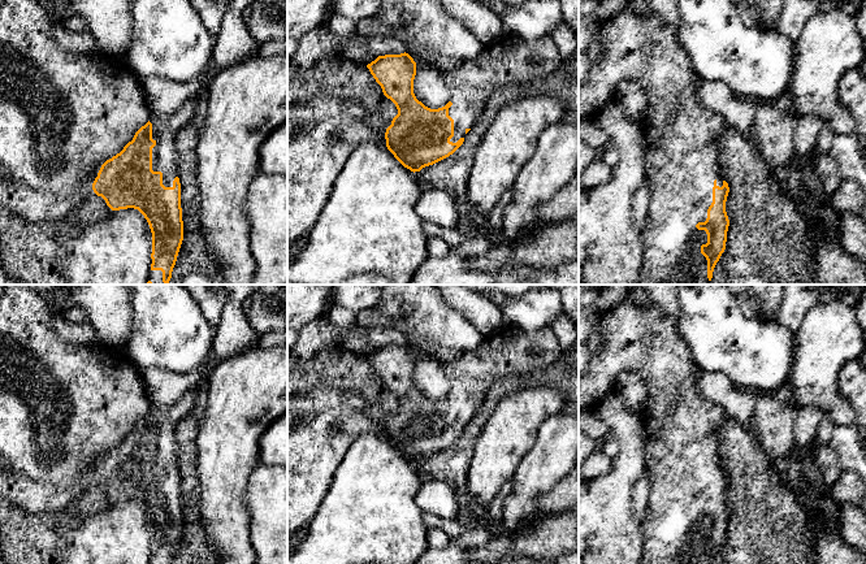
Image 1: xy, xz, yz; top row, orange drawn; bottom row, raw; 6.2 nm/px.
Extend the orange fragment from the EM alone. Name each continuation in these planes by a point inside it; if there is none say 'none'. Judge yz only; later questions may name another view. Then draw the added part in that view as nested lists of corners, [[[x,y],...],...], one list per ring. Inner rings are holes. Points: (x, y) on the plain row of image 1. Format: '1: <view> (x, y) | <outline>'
1: yz (682, 443) | [[[627,295],[619,305],[616,305],[609,312],[601,313],[599,329],[601,329],[601,337],[603,339],[603,347],[598,353],[590,357],[589,368],[585,376],[579,381],[579,415],[583,411],[597,407],[606,394],[609,394],[610,391],[614,391],[616,389],[618,377],[622,373],[640,374],[641,379],[646,386],[646,405],[644,408],[644,413],[641,415],[641,421],[642,421],[644,434],[645,434],[644,456],[645,456],[645,472],[650,480],[650,496],[649,496],[649,504],[648,504],[645,519],[641,522],[642,530],[645,534],[645,546],[642,550],[640,564],[707,564],[707,551],[701,545],[701,537],[707,534],[707,525],[705,521],[698,521],[696,516],[698,513],[705,513],[707,509],[707,500],[713,494],[713,478],[715,476],[719,478],[723,477],[723,469],[720,467],[720,459],[719,459],[720,437],[718,434],[718,430],[728,416],[722,407],[705,399],[700,394],[696,386],[696,376],[700,372],[700,368],[692,360],[689,350],[687,348],[687,346],[684,344],[681,337],[676,330],[676,318],[670,316],[667,312],[664,312],[657,305],[642,308],[635,301],[633,295]]]

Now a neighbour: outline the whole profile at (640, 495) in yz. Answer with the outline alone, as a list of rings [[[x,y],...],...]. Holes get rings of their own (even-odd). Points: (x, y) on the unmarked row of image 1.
[[[646,472],[635,485],[632,491],[632,512],[635,517],[642,522],[646,515],[648,504],[650,496],[650,480]]]

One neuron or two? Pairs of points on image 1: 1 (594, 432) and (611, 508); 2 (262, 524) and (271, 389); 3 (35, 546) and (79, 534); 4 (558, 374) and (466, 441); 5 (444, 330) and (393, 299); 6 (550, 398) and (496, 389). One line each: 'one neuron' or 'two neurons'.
1: two neurons
2: two neurons
3: two neurons
4: one neuron
5: one neuron
6: two neurons

